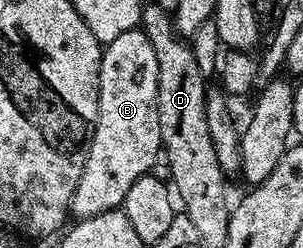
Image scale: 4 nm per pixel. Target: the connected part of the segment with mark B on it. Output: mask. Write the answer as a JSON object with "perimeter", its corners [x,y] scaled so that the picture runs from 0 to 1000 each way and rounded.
{"perimeter":[[[465,113],[399,129],[399,145],[350,173],[337,206],[340,238],[327,246],[327,448],[314,528],[300,552],[267,726],[254,726],[254,758],[234,794],[231,859],[251,883],[320,871],[350,847],[403,835],[413,774],[426,774],[426,758],[439,750],[439,726],[452,726],[469,702],[502,698],[498,665],[531,637],[538,552],[518,468],[518,210],[505,210],[492,145],[479,145]]]}

